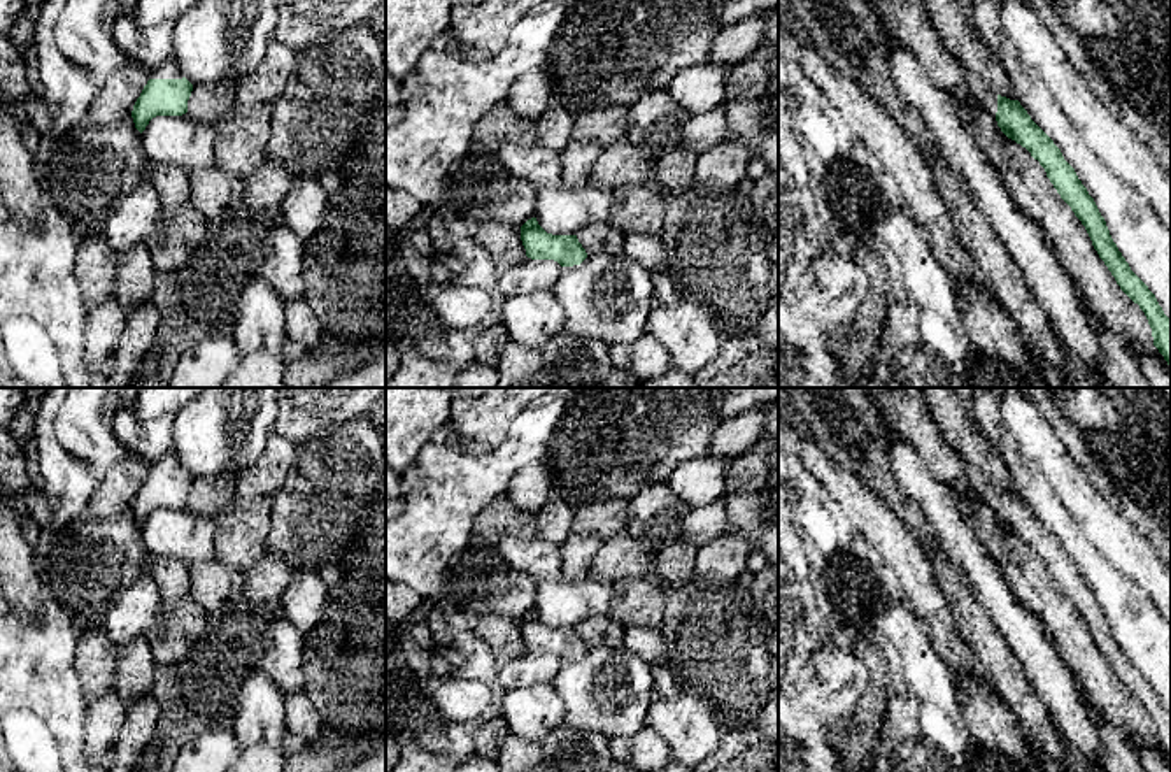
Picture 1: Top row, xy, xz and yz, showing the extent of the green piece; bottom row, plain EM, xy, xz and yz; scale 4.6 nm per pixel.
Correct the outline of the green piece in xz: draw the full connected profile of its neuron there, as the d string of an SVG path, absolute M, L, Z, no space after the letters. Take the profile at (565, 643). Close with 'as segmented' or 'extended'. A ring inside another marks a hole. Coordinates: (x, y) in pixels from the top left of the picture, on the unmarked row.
M536 611L528 612L521 619L521 633L526 642L526 649L531 653L554 653L561 660L573 660L580 658L587 651L577 628L547 626L538 618Z; as segmented

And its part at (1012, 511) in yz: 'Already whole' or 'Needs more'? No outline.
Already whole

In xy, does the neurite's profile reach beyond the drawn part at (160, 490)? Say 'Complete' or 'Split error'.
Complete

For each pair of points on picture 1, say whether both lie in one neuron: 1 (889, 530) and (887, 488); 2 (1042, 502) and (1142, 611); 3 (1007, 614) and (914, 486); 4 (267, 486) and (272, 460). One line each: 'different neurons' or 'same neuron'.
1: different neurons
2: same neuron
3: same neuron
4: same neuron

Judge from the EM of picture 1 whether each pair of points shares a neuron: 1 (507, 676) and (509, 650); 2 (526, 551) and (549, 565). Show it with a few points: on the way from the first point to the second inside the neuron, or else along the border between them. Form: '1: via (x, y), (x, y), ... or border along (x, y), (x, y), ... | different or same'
1: border along (526, 650), (505, 662) | different
2: via (532, 557), (544, 562) | same

